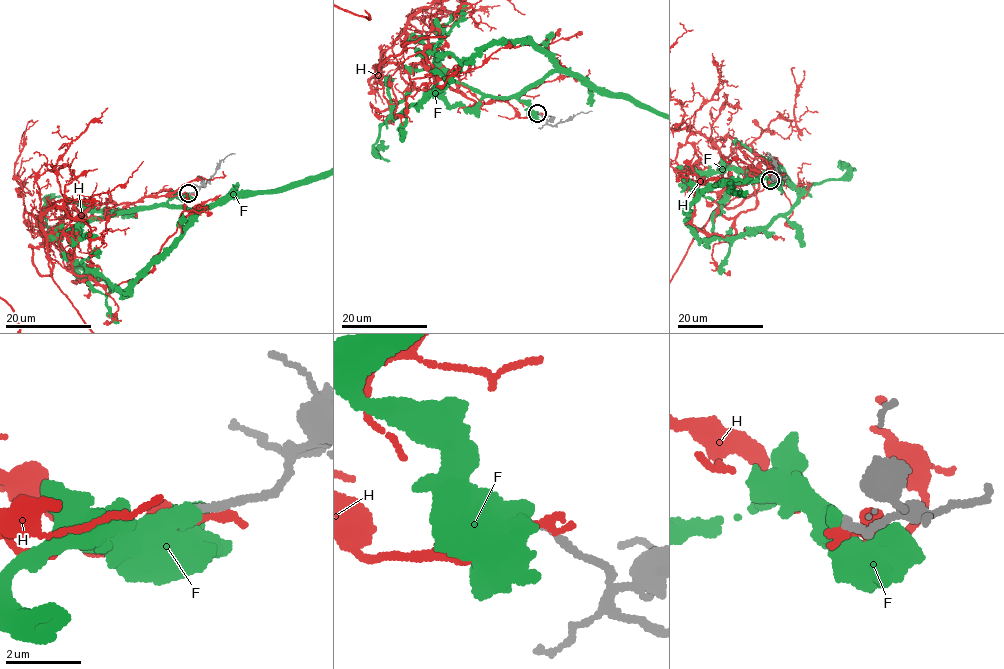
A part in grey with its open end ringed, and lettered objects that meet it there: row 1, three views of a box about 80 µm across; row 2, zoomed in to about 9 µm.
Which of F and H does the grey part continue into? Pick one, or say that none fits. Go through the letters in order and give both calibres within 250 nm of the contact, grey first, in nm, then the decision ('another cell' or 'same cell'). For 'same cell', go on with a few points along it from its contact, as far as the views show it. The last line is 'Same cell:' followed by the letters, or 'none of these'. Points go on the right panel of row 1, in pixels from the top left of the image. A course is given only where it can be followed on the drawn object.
F: 200 nm thick on the grey side, 550 nm on the other; another cell
H: 240 nm thick on the grey side, 240 nm on the other; another cell
Same cell: none of these

